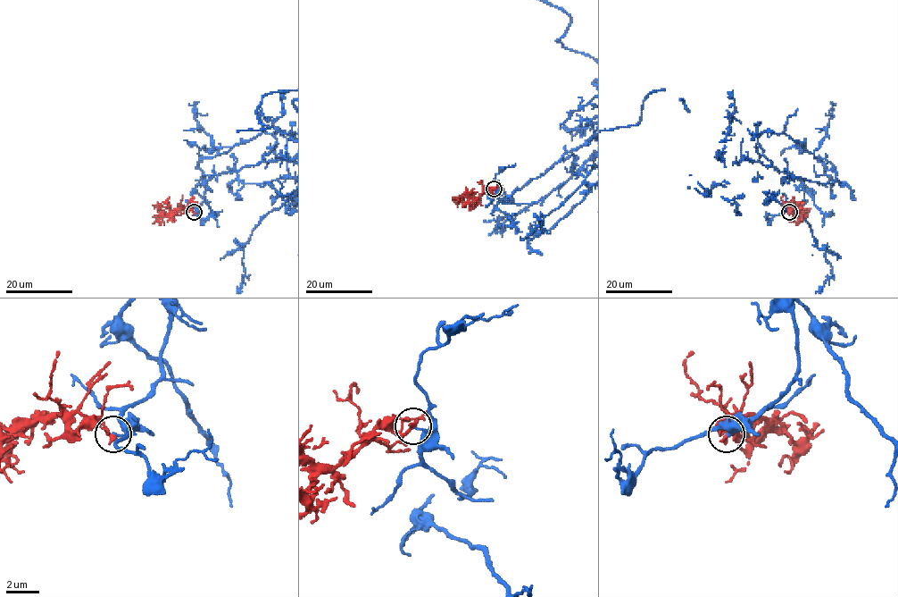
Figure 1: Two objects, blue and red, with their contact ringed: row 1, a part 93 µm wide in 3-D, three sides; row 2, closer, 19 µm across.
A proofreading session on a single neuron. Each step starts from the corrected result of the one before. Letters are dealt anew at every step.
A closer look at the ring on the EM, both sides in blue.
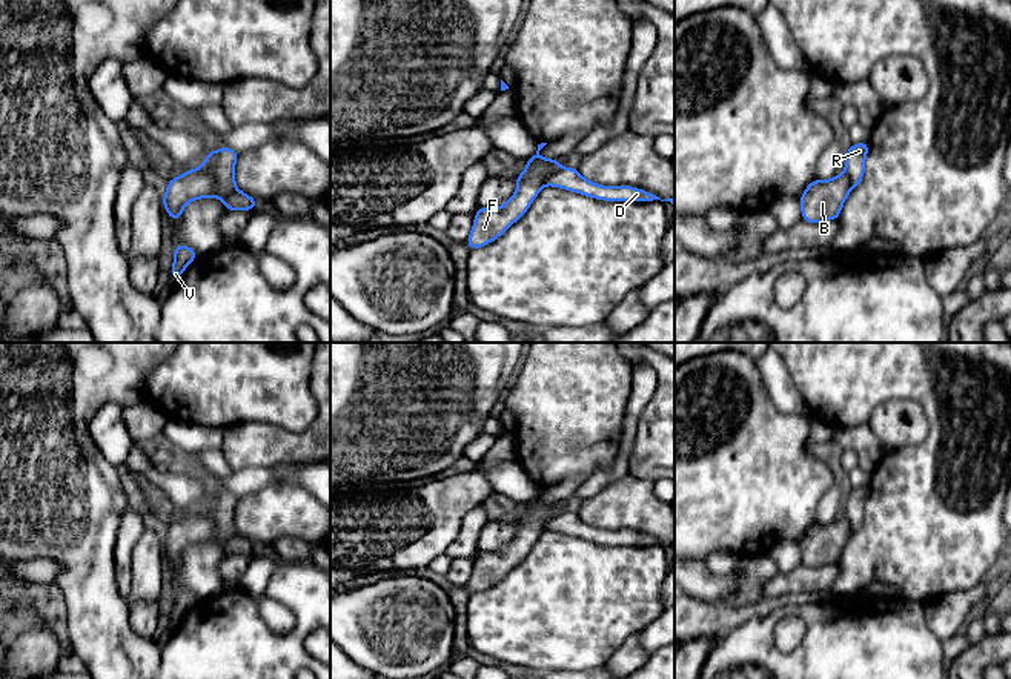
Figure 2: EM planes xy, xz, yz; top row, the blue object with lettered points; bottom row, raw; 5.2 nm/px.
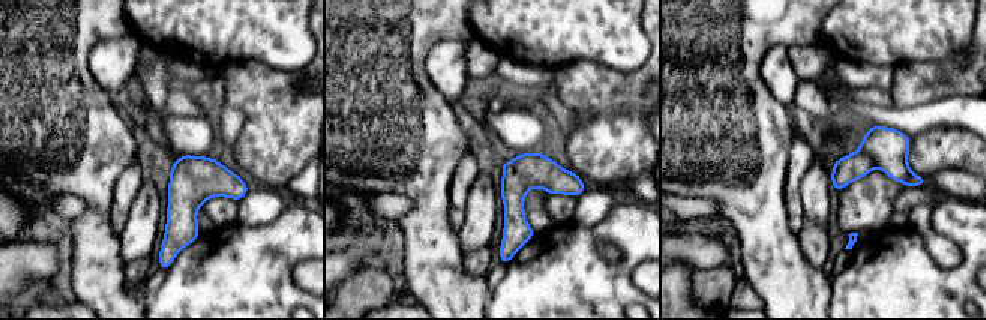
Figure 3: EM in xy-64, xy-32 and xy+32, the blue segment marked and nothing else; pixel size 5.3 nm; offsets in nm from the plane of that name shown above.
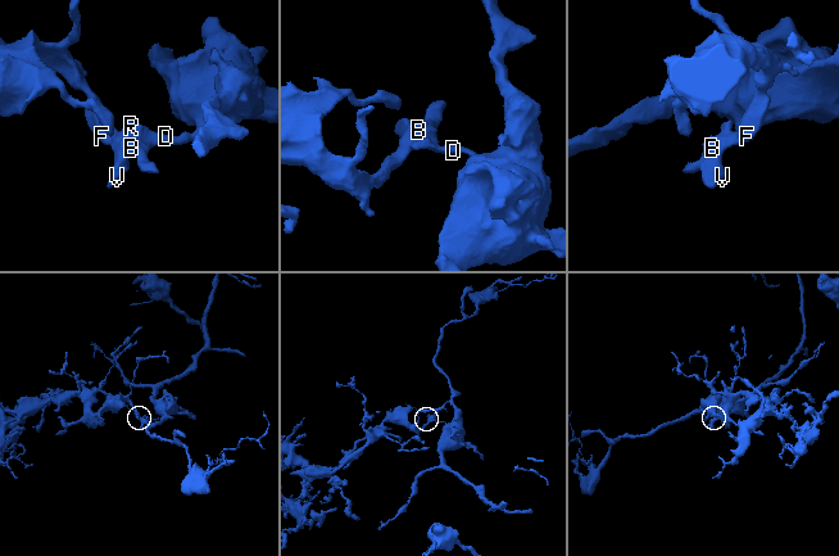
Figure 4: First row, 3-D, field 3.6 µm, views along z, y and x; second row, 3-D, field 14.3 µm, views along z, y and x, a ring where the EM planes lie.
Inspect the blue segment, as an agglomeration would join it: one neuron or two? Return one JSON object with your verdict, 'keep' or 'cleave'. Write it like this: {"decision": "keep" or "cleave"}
{"decision": "cleave"}

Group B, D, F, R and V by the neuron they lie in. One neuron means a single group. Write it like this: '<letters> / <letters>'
B F V / D R

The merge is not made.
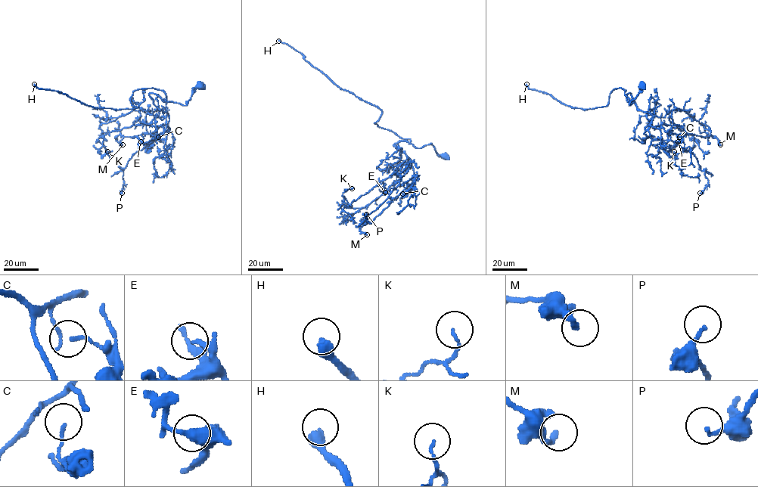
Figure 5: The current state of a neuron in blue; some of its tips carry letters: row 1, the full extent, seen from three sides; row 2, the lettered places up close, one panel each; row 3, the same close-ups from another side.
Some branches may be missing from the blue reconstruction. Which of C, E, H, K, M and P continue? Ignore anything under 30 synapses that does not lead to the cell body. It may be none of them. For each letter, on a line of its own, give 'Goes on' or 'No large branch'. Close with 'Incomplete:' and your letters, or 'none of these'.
C: No large branch
E: No large branch
H: Goes on
K: No large branch
M: No large branch
P: No large branch
Incomplete: H

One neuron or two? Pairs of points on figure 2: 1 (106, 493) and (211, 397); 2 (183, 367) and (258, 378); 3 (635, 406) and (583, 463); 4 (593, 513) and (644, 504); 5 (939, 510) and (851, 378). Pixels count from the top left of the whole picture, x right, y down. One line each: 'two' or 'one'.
1: two
2: one
3: two
4: one
5: one

